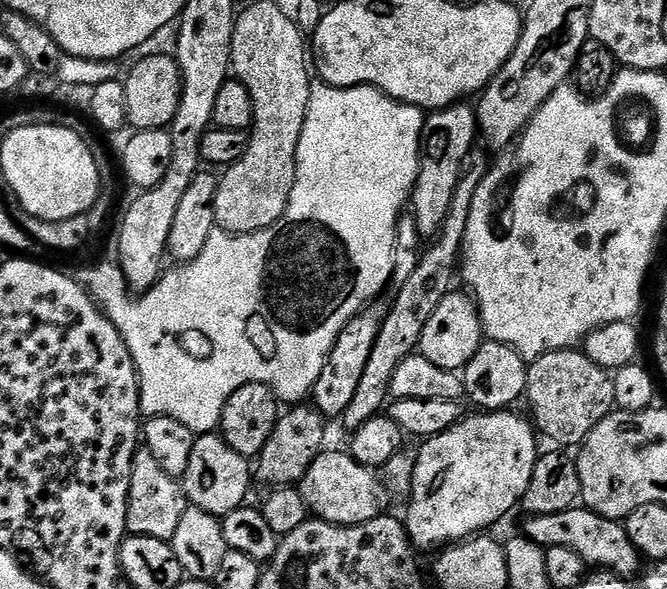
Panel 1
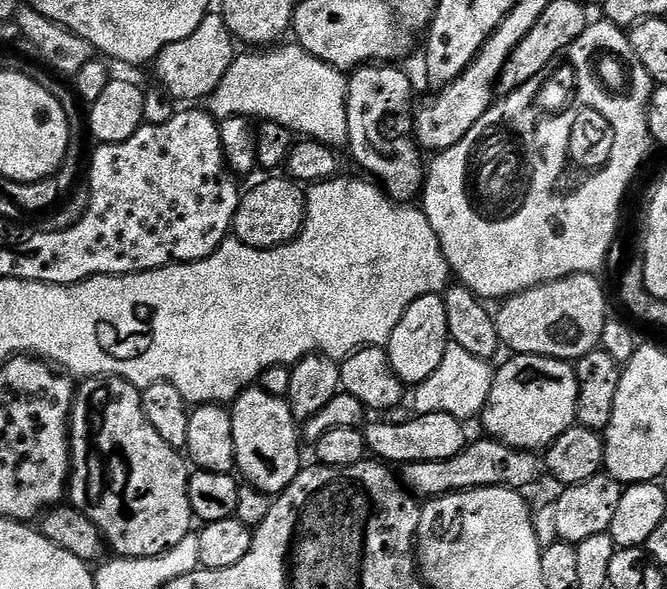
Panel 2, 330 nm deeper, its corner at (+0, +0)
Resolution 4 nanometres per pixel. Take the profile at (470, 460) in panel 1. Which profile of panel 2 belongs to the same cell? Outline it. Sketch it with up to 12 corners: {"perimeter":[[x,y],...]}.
{"perimeter":[[567,360],[495,369],[483,431],[525,452],[577,423]]}

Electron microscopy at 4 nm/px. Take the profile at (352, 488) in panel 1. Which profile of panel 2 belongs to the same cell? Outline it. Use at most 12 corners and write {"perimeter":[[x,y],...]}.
{"perimeter":[[473,440],[454,458],[402,468],[420,498],[470,488],[525,490],[536,452]]}

